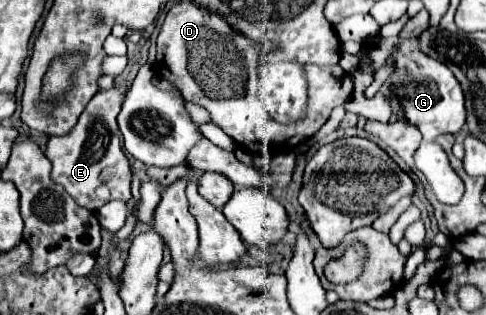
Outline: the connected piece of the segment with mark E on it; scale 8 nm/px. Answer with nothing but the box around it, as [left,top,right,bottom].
[46,81,132,213]

